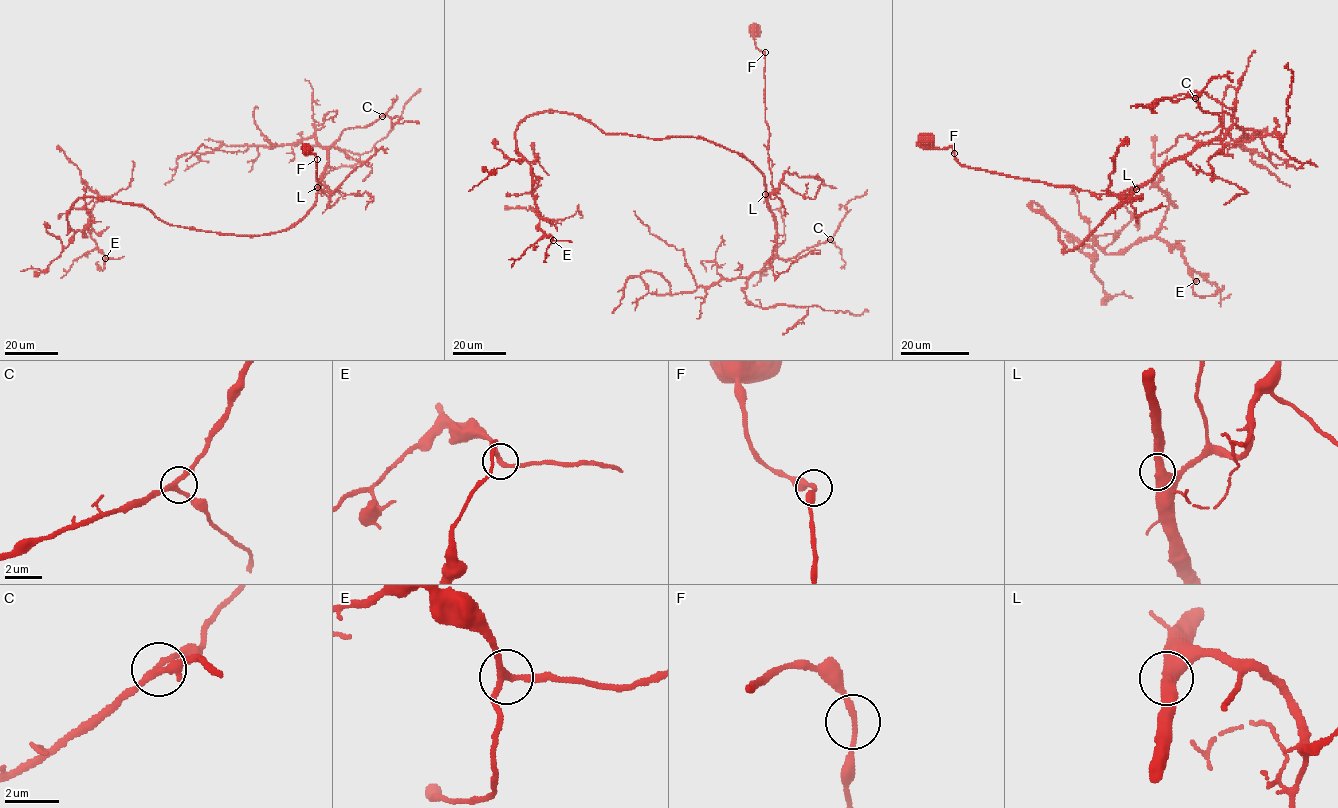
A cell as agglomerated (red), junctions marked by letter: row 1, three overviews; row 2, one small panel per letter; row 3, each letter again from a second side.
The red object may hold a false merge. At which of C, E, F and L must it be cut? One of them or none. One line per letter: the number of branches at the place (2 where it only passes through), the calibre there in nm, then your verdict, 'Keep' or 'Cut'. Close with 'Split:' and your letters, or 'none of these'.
C: Branches: 3. Thickness 240 nm. Keep
E: Branches: 3. Thickness 240 nm. Keep
F: Branches: 2. Thickness 180 nm. Keep
L: Branches: 2. Thickness 480 nm. Keep
Split: none of these

